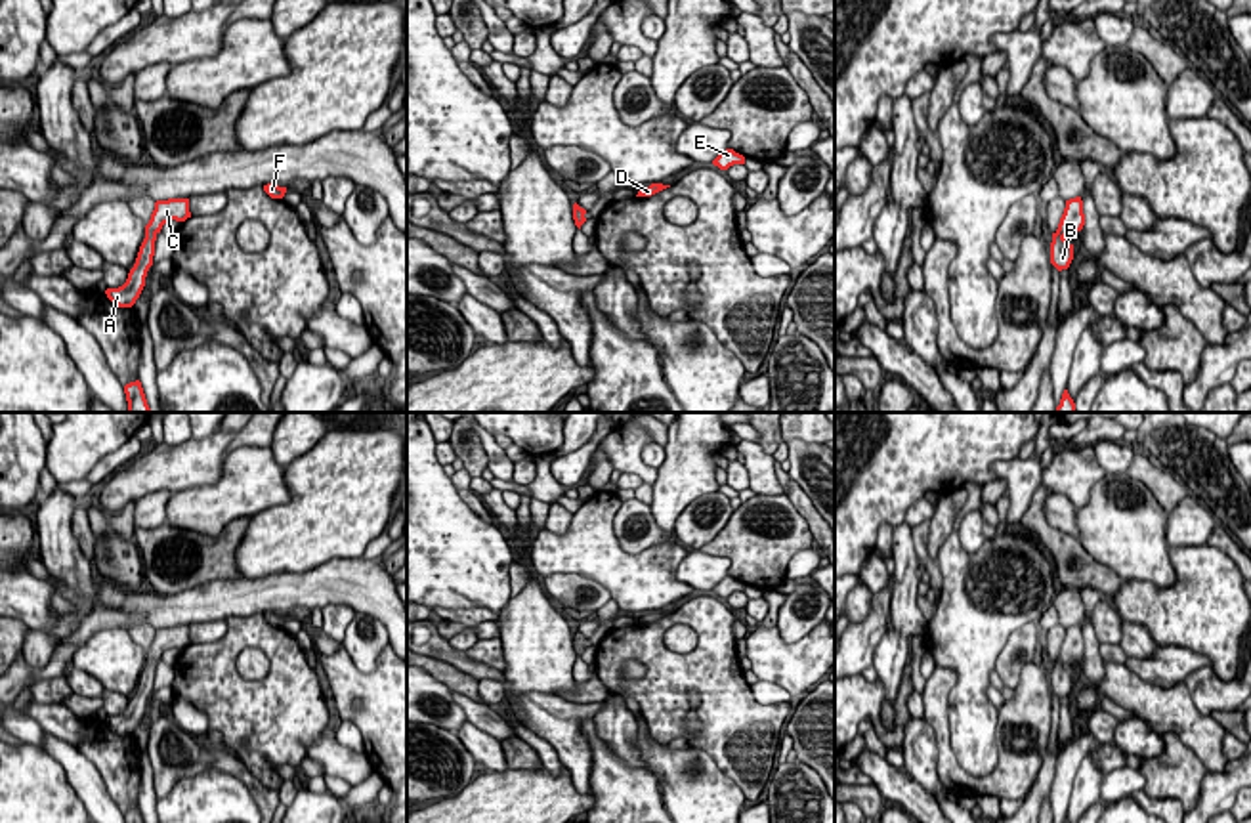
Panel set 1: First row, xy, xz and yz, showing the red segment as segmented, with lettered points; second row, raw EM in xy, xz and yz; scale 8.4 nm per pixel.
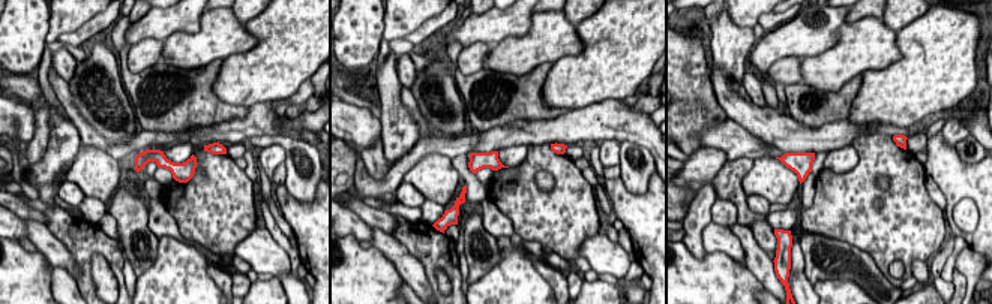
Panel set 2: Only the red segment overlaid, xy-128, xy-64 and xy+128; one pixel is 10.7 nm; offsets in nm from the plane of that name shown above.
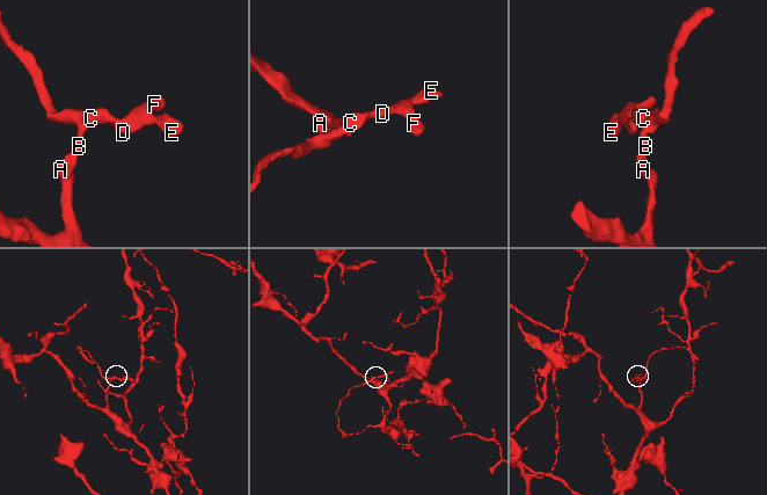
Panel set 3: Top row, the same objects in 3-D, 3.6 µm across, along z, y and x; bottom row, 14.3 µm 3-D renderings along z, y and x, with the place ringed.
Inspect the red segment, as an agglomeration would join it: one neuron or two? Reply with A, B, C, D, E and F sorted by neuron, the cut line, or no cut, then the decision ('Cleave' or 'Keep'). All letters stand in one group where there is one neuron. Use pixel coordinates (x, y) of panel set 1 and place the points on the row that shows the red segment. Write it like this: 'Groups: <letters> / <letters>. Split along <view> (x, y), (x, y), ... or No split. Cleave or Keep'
Groups: A B C D E F. No split. Keep

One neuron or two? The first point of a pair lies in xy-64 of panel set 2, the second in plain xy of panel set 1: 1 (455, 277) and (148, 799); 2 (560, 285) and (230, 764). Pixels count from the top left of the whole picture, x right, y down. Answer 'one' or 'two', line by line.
1: two
2: one

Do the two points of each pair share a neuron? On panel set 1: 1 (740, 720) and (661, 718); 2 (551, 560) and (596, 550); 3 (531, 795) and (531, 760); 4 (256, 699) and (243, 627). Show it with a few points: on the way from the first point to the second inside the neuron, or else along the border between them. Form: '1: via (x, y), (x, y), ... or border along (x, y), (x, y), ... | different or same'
1: via (719, 699), (705, 686), (688, 686), (677, 697) | same
2: via (562, 554), (585, 550) | same
3: border along (543, 766), (508, 770) | different
4: via (237, 684), (228, 675), (230, 646) | same

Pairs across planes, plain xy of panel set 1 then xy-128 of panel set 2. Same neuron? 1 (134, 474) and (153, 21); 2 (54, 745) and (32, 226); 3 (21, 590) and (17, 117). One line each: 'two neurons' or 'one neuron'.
1: one neuron
2: one neuron
3: one neuron

